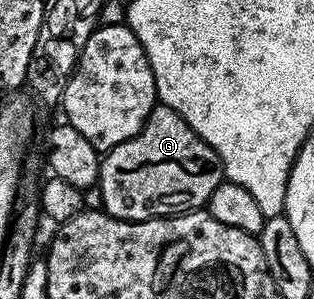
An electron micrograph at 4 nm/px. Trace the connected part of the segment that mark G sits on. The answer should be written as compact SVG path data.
M159 103L148 114L144 126L135 136L120 142L102 156L102 169L98 175L97 191L102 191L101 207L118 220L152 220L163 216L180 216L183 212L202 210L209 205L212 190L224 183L222 160L184 122L184 118L168 105Z

